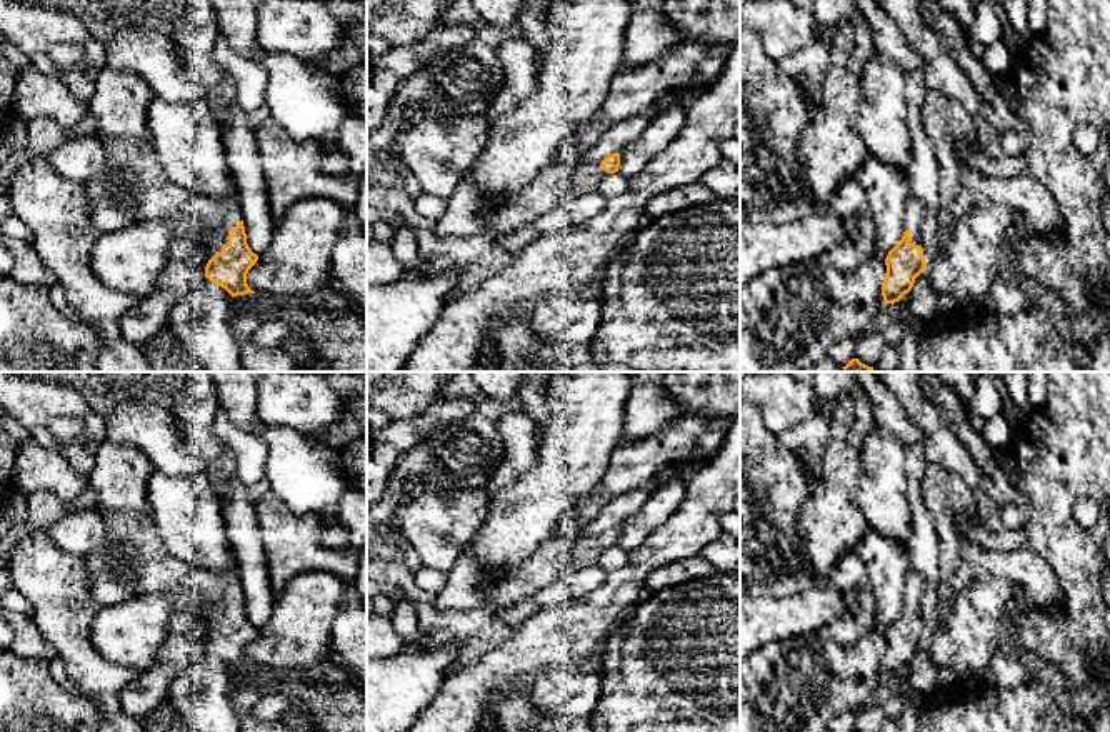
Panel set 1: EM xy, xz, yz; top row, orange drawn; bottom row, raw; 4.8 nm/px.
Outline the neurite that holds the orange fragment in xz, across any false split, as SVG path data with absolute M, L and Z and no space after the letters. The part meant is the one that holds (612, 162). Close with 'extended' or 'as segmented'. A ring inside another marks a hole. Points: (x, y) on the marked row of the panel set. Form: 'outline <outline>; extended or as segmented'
outline M612 153L597 163L555 160L515 195L497 203L480 195L472 180L472 170L467 170L457 190L447 198L447 208L437 220L437 233L498 240L533 223L567 200L595 190L598 182L618 172L618 167L620 153Z; extended

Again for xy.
outline M97 137L105 150L107 173L88 180L83 188L88 197L88 215L98 235L135 225L162 220L172 227L175 245L190 243L193 250L207 250L205 277L225 288L232 297L255 293L247 285L247 273L258 255L247 243L243 215L237 200L218 202L175 183L158 162L152 140L135 142L120 137Z; extended

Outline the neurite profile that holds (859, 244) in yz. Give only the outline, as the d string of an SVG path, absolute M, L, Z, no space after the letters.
M865 215L848 217L843 223L843 240L828 253L823 253L818 263L835 267L842 272L853 272L875 253L875 230Z

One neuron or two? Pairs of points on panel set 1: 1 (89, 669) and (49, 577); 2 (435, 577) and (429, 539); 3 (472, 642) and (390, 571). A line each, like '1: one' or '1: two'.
1: one
2: two
3: one

